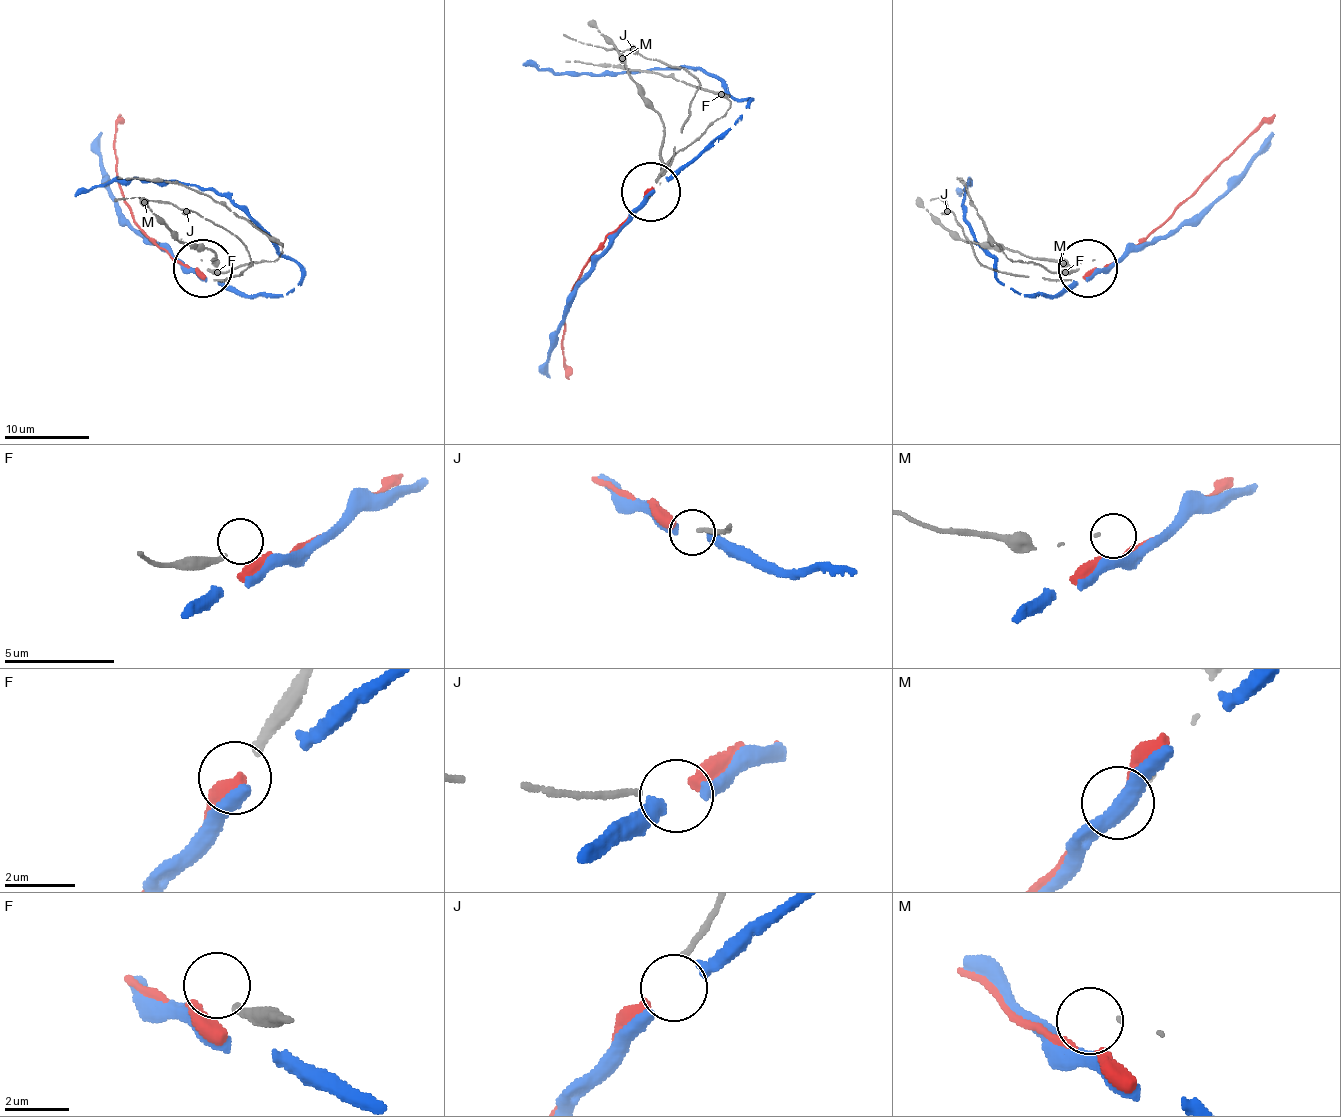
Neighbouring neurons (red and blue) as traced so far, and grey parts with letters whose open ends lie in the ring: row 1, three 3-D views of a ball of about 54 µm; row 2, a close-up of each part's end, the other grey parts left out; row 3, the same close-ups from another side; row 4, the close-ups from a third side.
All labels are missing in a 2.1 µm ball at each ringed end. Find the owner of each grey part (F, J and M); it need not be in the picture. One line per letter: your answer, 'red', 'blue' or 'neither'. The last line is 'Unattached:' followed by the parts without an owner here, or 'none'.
F: neither
J: red
M: neither
Unattached: F, M

